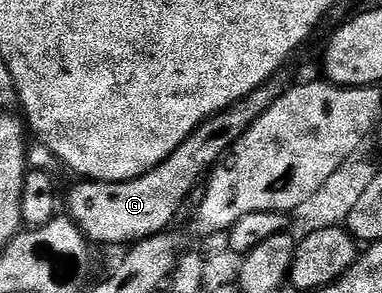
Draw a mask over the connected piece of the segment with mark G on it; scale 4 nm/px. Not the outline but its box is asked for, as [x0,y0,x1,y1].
[67,75,290,247]

